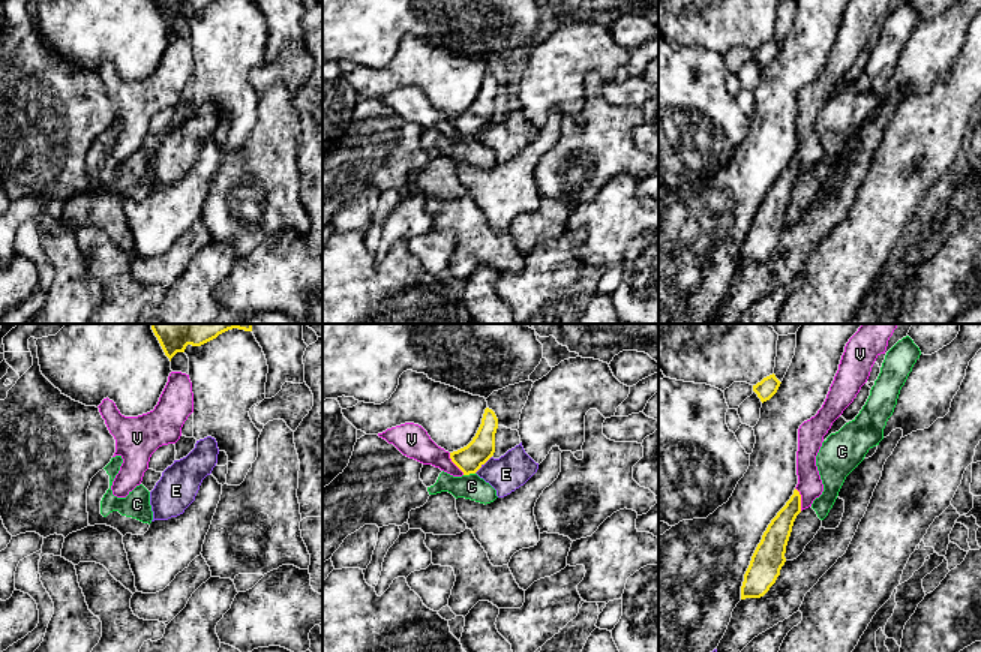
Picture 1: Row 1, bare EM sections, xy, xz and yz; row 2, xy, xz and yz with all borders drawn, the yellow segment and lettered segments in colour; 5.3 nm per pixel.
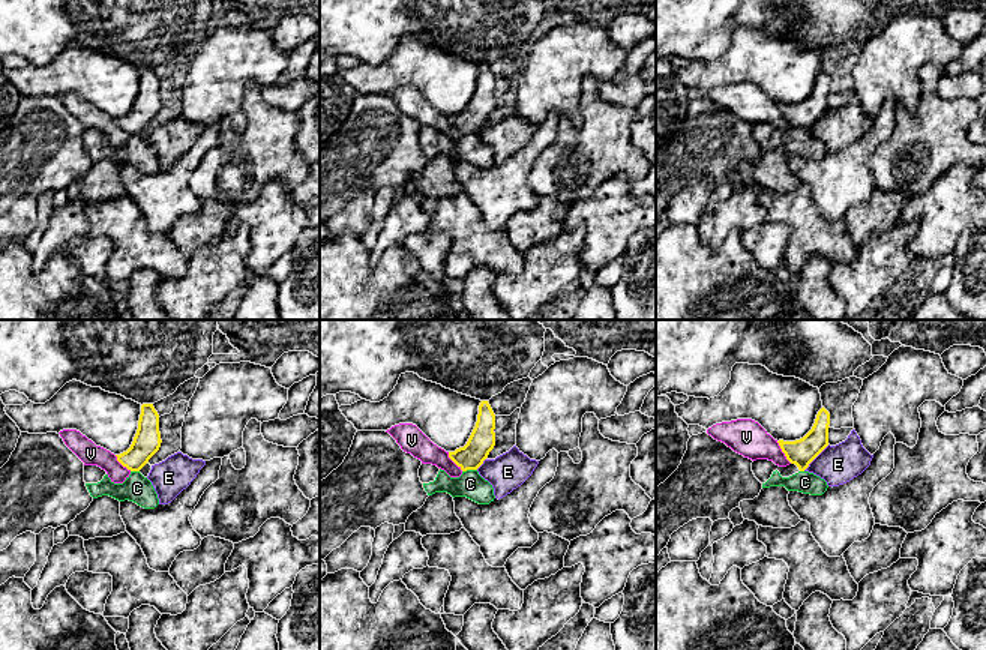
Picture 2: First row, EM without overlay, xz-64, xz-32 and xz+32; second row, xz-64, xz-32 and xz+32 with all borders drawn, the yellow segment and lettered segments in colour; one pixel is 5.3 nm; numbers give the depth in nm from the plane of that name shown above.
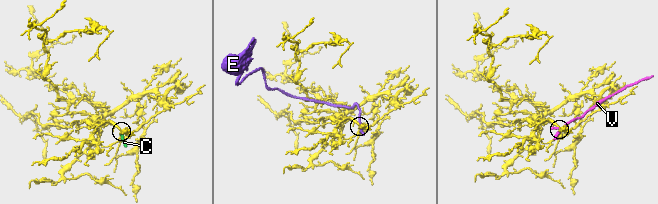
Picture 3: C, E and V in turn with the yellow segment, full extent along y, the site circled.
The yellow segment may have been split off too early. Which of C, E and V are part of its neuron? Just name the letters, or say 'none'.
none

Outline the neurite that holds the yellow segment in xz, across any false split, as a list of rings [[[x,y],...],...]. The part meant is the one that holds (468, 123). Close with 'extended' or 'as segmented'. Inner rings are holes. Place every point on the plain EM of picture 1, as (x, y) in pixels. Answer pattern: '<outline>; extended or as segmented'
[[[486,72],[472,105],[466,111],[450,117],[452,126],[464,139],[476,138],[494,120],[496,93],[498,82],[492,73]]]; as segmented

